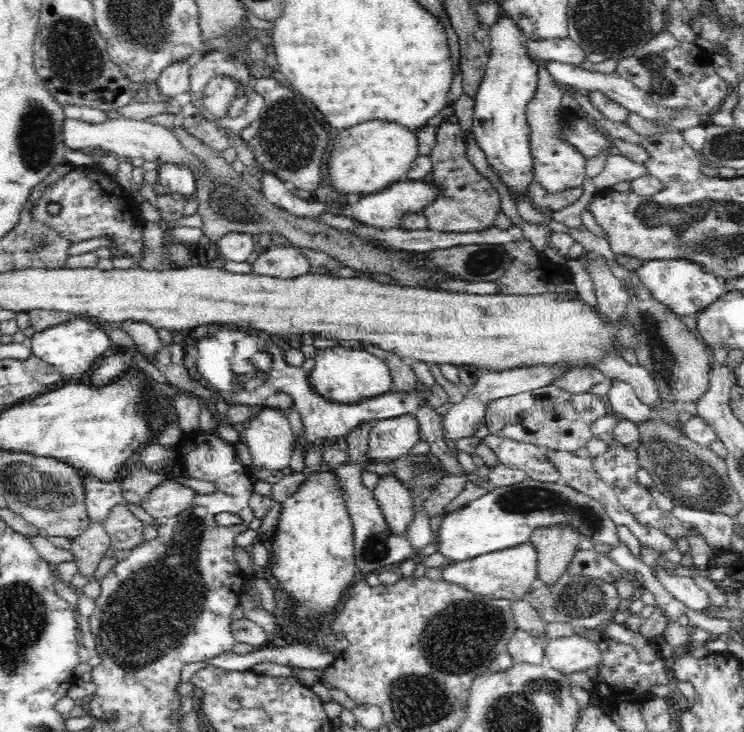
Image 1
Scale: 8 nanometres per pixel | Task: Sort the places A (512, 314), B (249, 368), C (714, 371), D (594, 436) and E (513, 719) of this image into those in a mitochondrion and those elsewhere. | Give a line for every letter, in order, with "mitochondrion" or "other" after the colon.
A: other
B: mitochondrion
C: other
D: other
E: mitochondrion

